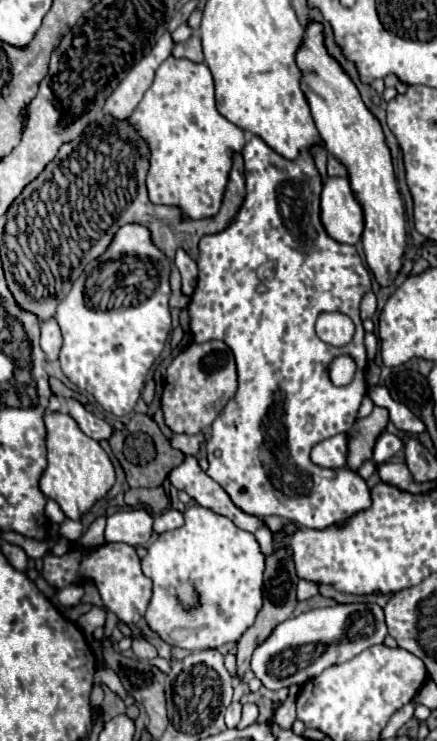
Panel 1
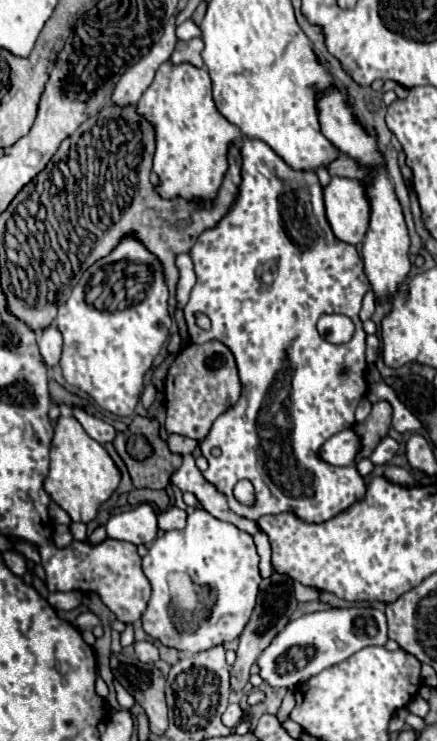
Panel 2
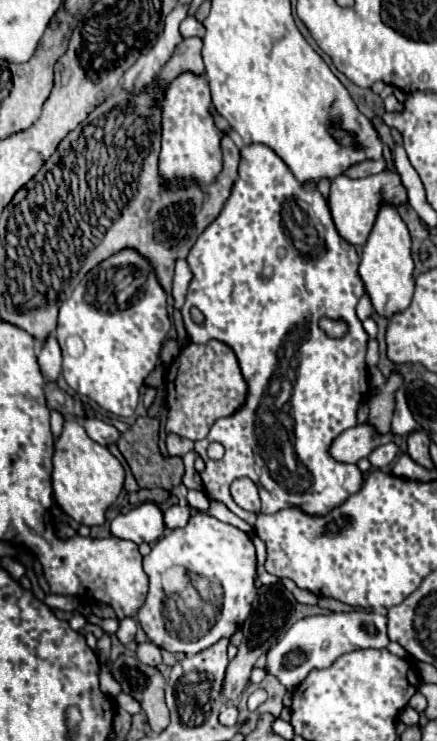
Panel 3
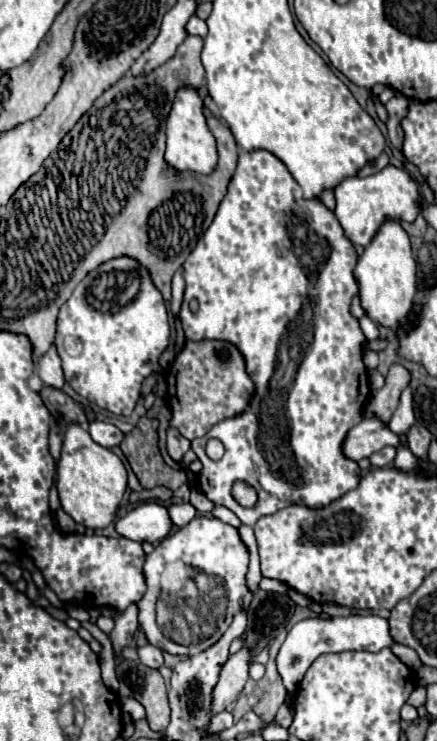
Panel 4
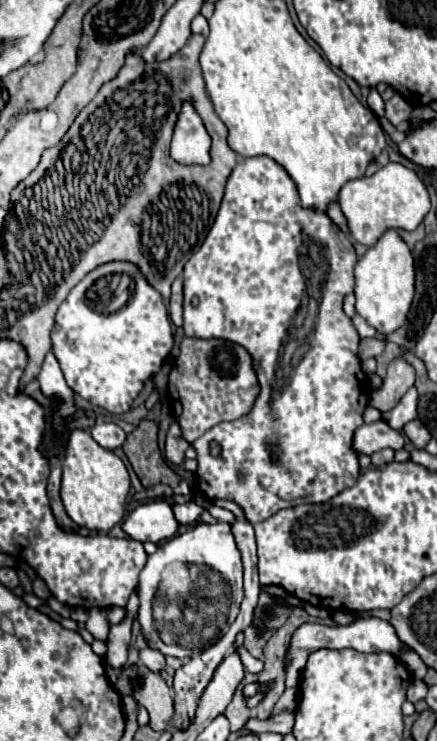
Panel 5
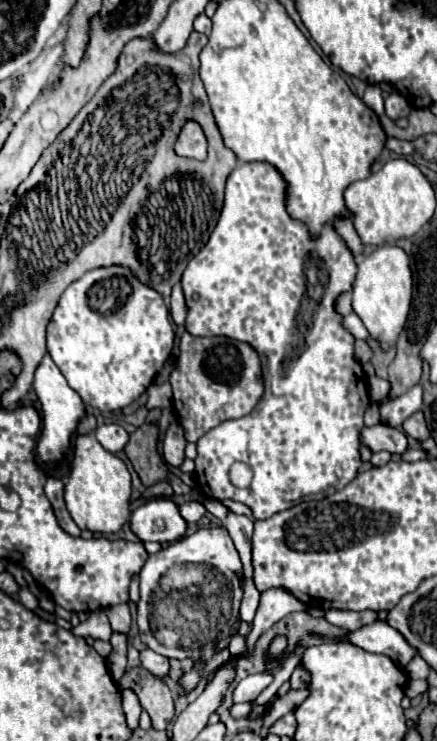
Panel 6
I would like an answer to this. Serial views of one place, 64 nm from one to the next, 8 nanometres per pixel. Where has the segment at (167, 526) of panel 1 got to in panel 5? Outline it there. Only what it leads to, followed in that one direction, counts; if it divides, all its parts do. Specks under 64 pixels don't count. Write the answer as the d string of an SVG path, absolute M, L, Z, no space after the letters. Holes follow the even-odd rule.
M194 502L174 504L174 506L172 506L172 510L174 510L174 516L176 516L178 524L182 524L182 526L194 524L194 522L200 518L200 514L202 514L202 508L200 508L198 504L194 504Z

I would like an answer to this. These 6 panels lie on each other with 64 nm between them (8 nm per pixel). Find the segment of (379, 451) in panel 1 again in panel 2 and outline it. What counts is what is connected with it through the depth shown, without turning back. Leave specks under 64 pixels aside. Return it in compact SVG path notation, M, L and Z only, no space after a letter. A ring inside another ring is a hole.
M384 436L384 438L378 442L378 446L374 448L370 460L372 460L376 466L384 466L384 464L388 464L388 462L392 460L392 456L396 454L396 450L398 450L398 442L396 442L394 438L390 438L390 436Z

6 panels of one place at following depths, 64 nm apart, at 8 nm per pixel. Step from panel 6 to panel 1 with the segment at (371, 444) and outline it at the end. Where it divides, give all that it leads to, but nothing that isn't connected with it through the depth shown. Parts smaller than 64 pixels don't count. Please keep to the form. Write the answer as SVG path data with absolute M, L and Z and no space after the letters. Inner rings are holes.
M336 434L316 444L310 452L310 460L322 468L342 468L346 464L346 436Z

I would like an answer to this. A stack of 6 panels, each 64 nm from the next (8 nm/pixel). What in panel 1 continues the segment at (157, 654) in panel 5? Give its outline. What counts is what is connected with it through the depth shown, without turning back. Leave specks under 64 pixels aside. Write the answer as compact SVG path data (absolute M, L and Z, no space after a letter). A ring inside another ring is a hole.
M134 638L132 640L132 650L134 654L140 658L140 660L150 660L150 658L156 658L156 648L144 640L144 638Z

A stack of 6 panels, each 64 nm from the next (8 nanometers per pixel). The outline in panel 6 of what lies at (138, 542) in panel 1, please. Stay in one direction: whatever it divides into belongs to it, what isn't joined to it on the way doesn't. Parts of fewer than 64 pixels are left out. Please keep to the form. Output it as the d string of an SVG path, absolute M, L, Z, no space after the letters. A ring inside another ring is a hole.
M156 498L132 512L130 530L142 542L154 540L160 544L170 544L184 536L186 522L178 514L178 506L172 500Z

